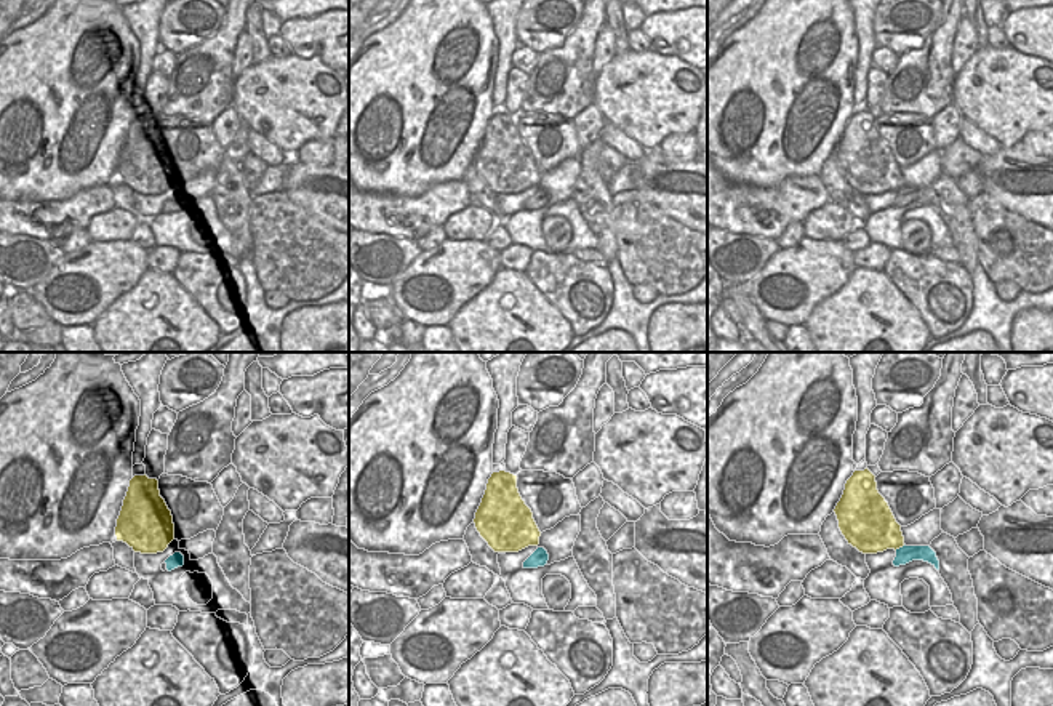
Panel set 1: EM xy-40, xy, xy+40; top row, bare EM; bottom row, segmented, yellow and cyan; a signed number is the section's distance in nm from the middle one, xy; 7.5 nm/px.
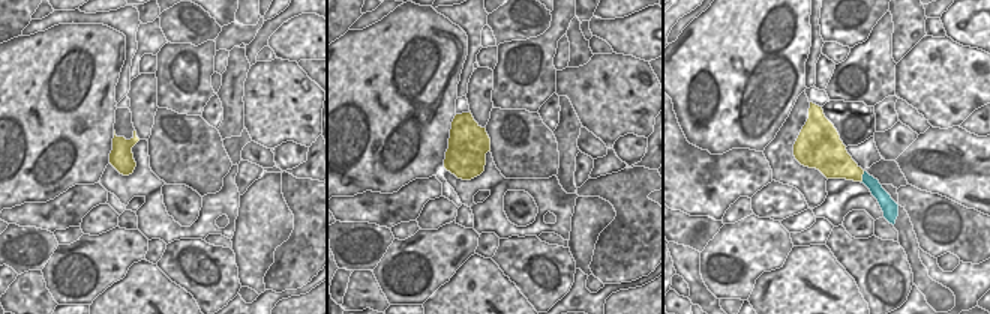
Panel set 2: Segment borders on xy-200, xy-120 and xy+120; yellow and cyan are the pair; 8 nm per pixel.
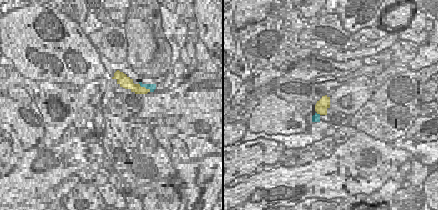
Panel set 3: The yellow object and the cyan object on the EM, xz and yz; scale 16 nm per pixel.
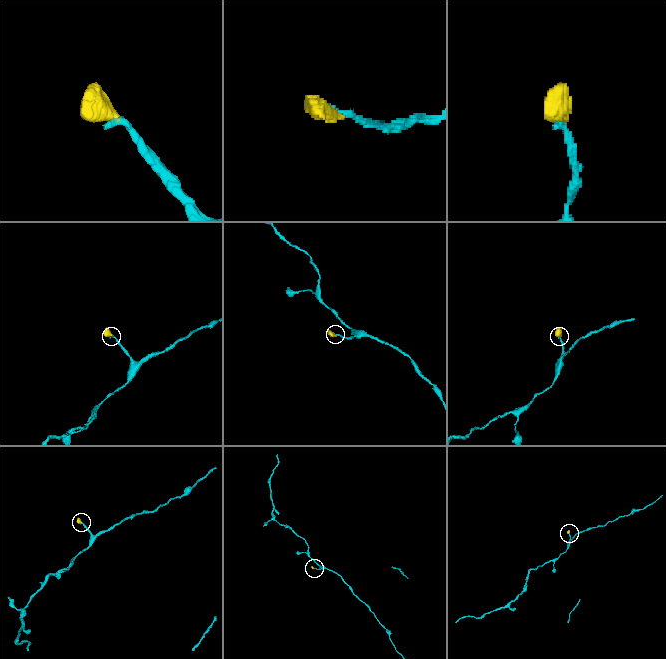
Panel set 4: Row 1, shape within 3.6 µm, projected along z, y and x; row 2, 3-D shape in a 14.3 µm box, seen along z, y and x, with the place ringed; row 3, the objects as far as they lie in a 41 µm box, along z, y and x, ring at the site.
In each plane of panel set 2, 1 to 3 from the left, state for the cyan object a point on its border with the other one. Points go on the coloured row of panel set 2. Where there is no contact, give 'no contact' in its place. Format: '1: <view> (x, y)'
1: no contact
2: no contact
3: xy+120 (861, 178)

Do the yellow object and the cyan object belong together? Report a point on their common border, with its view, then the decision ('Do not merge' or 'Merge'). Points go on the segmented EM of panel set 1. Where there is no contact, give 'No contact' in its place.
Touches yellow at xy+40 (900, 546). Merge.

